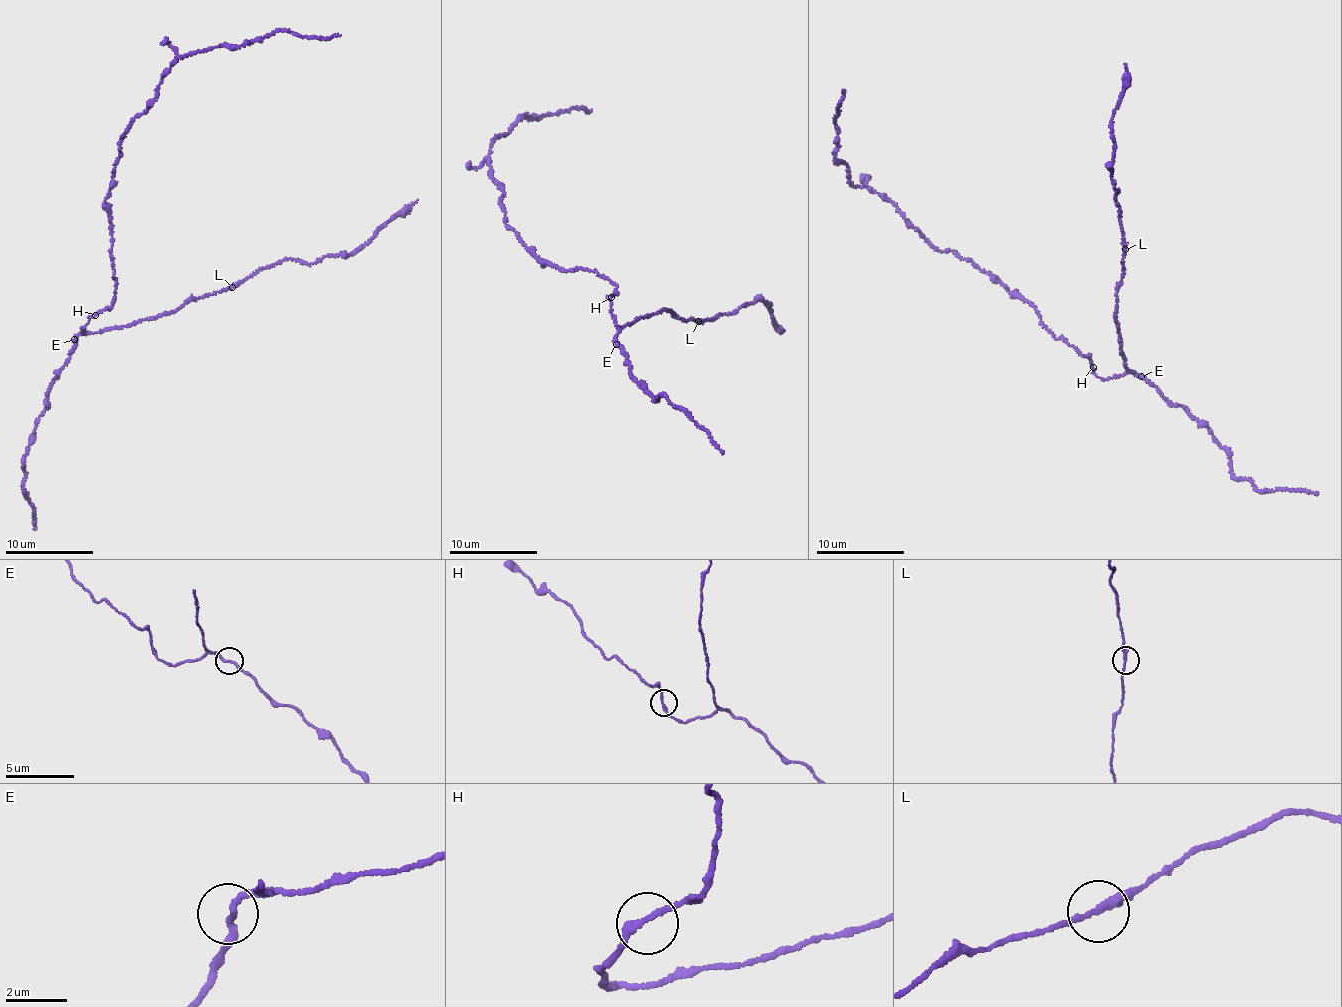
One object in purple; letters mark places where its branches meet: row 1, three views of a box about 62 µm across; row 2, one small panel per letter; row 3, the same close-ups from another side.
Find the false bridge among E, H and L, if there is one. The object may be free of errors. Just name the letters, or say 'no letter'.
no letter

